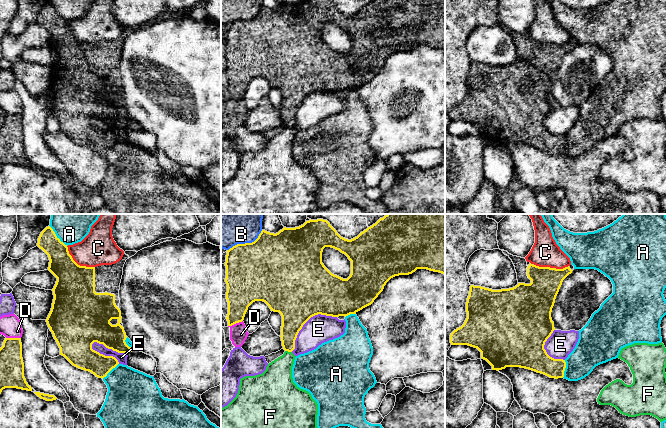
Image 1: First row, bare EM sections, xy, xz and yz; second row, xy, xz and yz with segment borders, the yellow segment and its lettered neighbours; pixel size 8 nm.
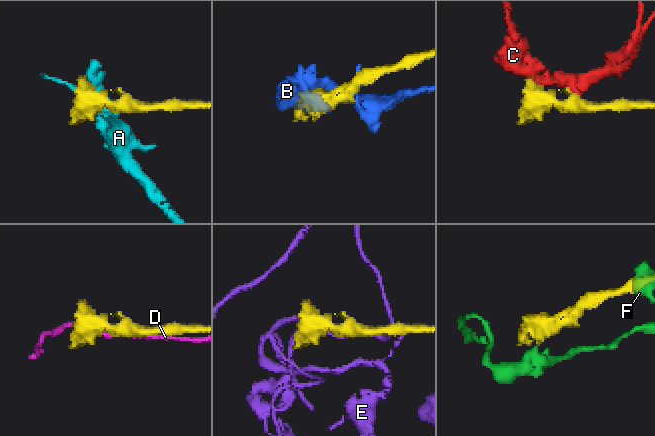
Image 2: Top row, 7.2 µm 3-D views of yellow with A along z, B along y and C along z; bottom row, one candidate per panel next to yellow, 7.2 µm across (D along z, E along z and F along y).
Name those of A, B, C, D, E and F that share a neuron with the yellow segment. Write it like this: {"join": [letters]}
{"join": []}

